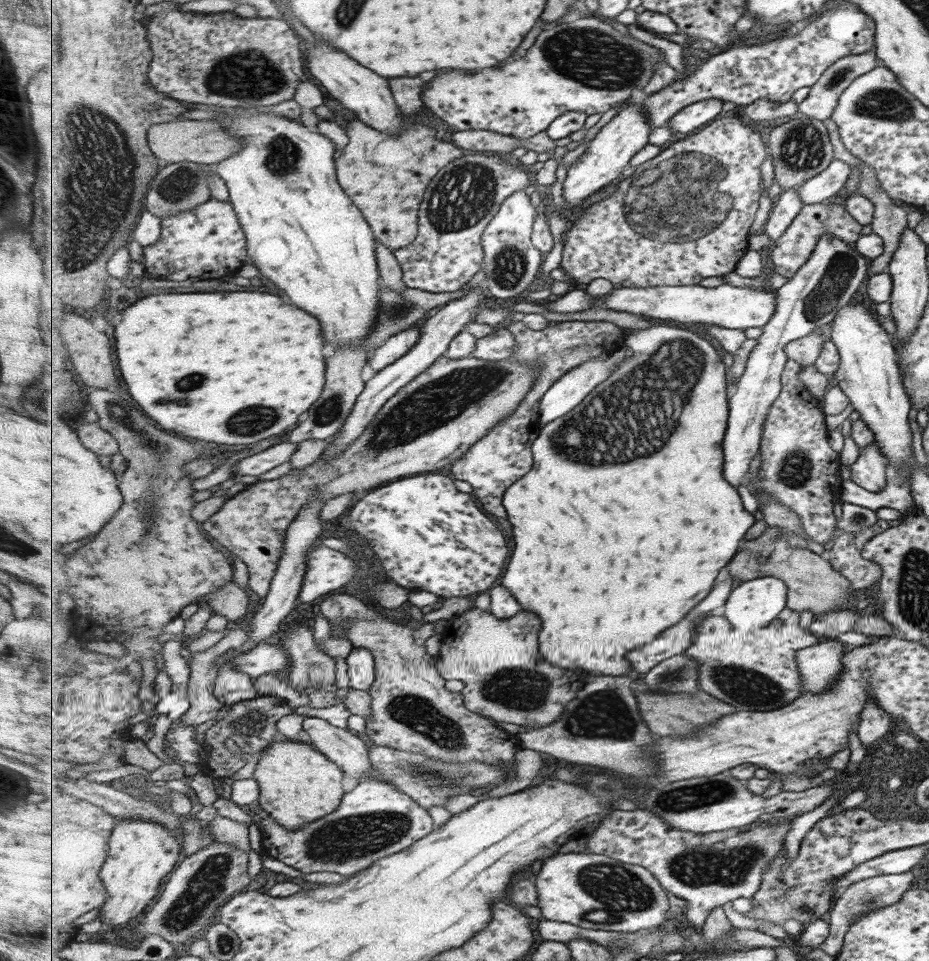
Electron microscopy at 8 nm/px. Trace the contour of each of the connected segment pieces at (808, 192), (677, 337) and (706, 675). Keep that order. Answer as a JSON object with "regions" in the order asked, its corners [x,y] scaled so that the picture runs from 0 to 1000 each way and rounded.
{"regions":[[[[901,165],[896,168],[882,181],[867,188],[858,197],[867,213],[886,211],[898,206],[899,200],[909,194],[916,181],[916,174]]],[[[703,339],[688,343],[679,352],[674,352],[673,357],[681,364],[680,370],[667,377],[667,382],[662,384],[653,395],[642,402],[630,417],[615,430],[586,442],[583,452],[573,464],[575,477],[578,477],[574,489],[565,497],[561,497],[561,502],[555,502],[557,506],[550,505],[543,514],[543,528],[548,531],[547,539],[557,547],[557,552],[552,554],[552,585],[548,585],[546,589],[541,608],[552,616],[552,620],[563,629],[565,635],[582,639],[587,651],[581,681],[597,693],[620,698],[630,697],[631,706],[640,702],[671,703],[679,696],[682,697],[673,681],[705,666],[715,656],[735,645],[737,639],[750,631],[750,626],[759,624],[774,599],[774,593],[784,589],[788,581],[800,570],[795,569],[795,566],[802,560],[804,552],[813,545],[813,537],[802,531],[793,509],[785,506],[785,502],[778,497],[779,456],[784,450],[786,434],[780,389],[783,381],[778,377],[778,371],[774,370],[774,366],[759,352],[724,339]]],[[[780,631],[772,641],[761,641],[749,651],[749,661],[738,681],[745,682],[753,689],[753,718],[762,720],[778,730],[788,732],[793,739],[826,741],[848,733],[867,722],[863,715],[863,701],[857,688],[858,678],[863,674],[877,671],[884,664],[874,660],[869,653],[843,649],[834,643],[828,651],[815,651],[813,647],[789,649],[783,643]]]]}

